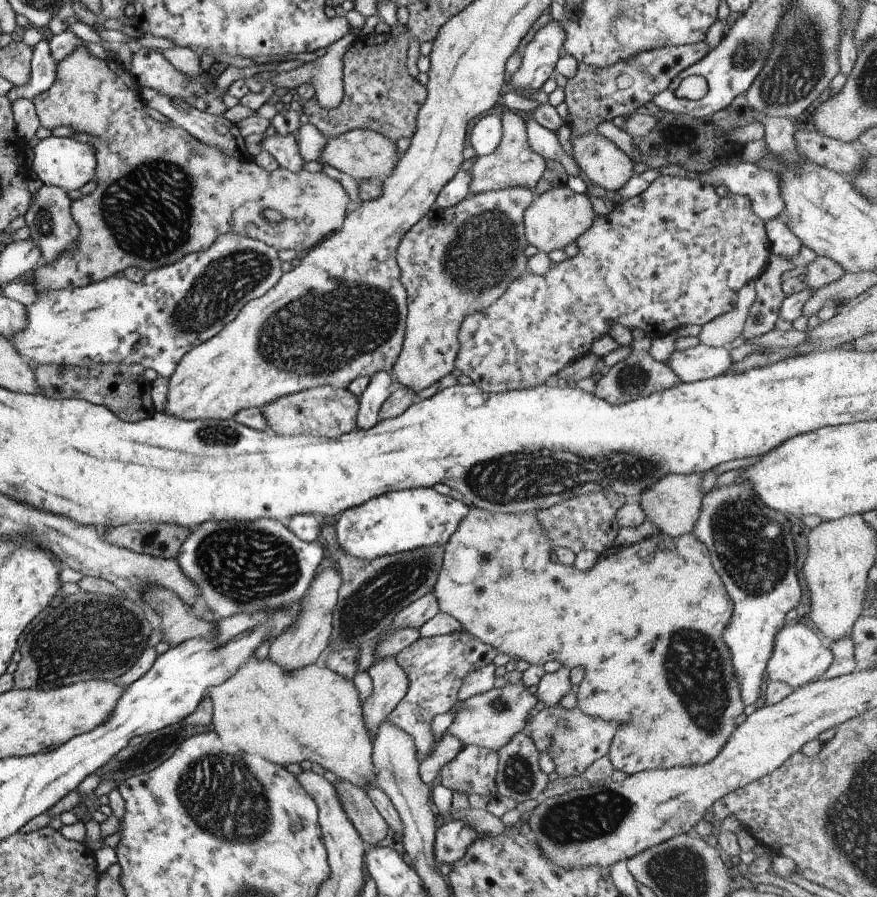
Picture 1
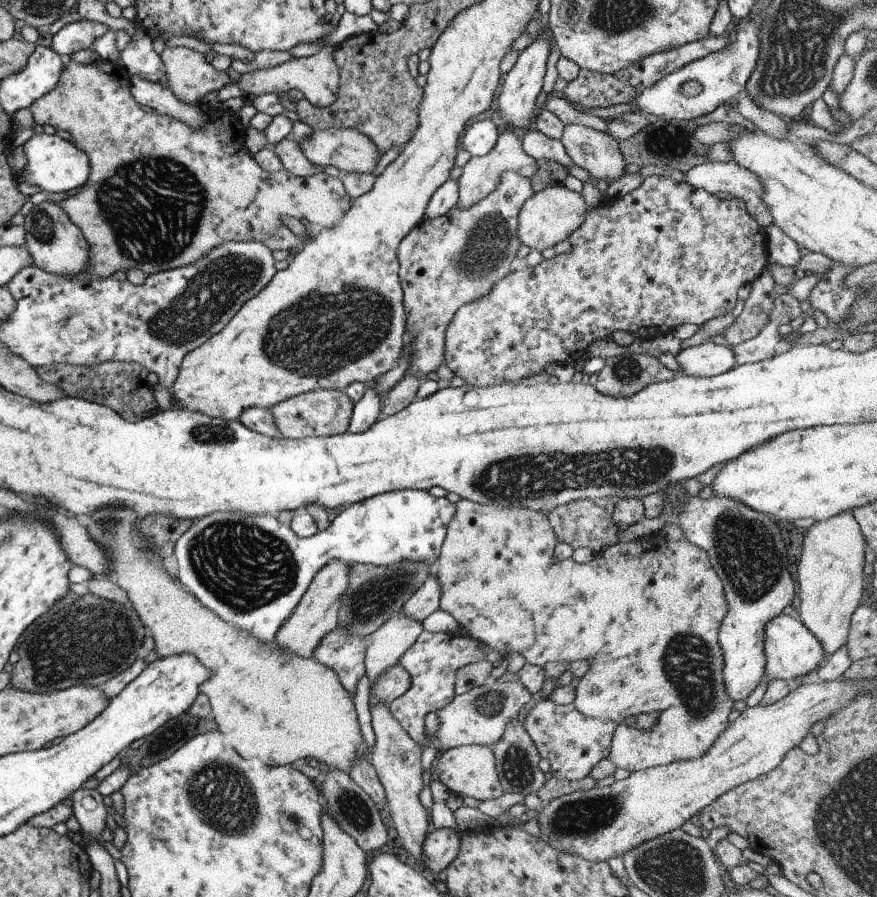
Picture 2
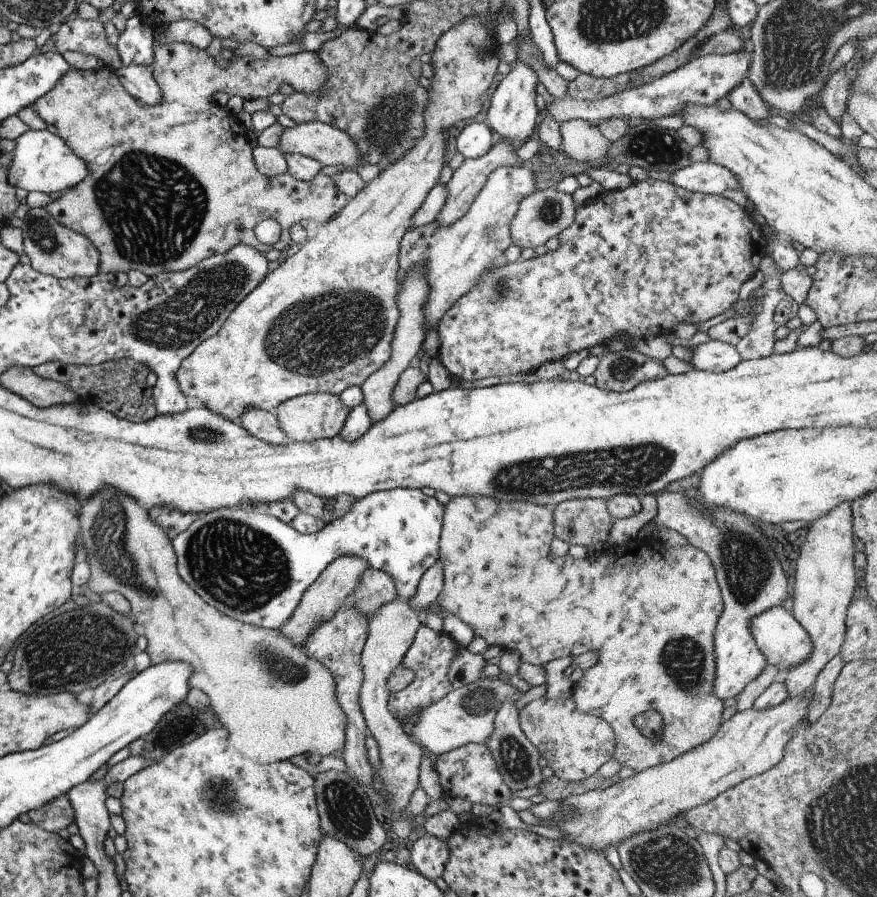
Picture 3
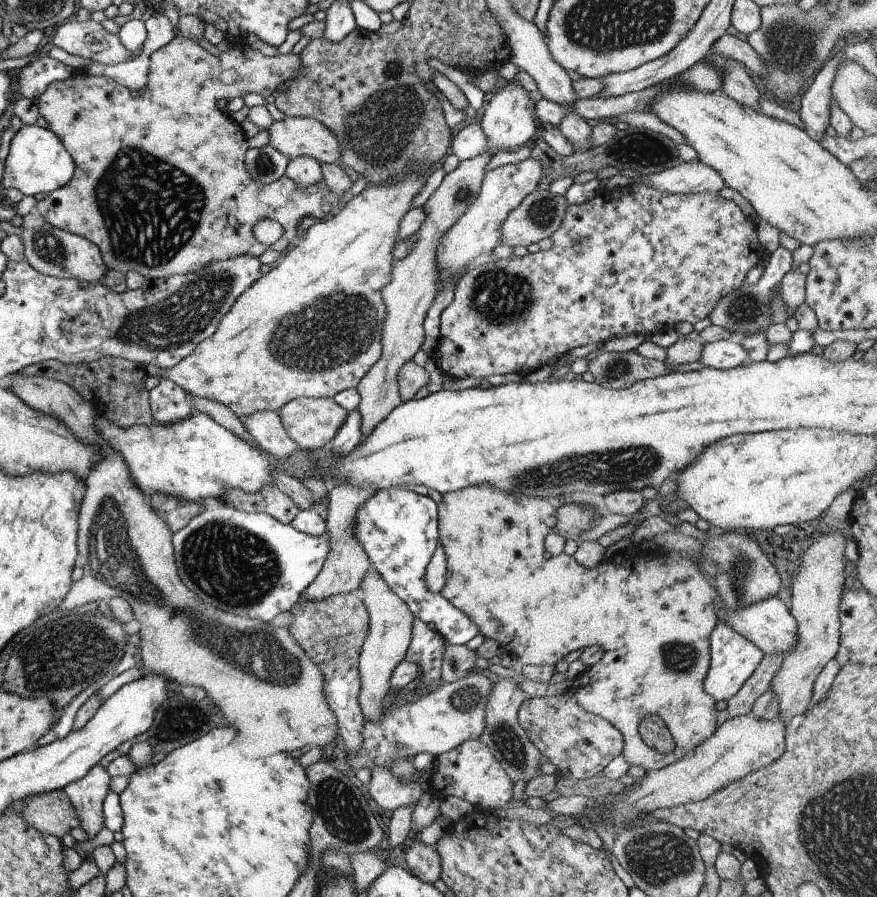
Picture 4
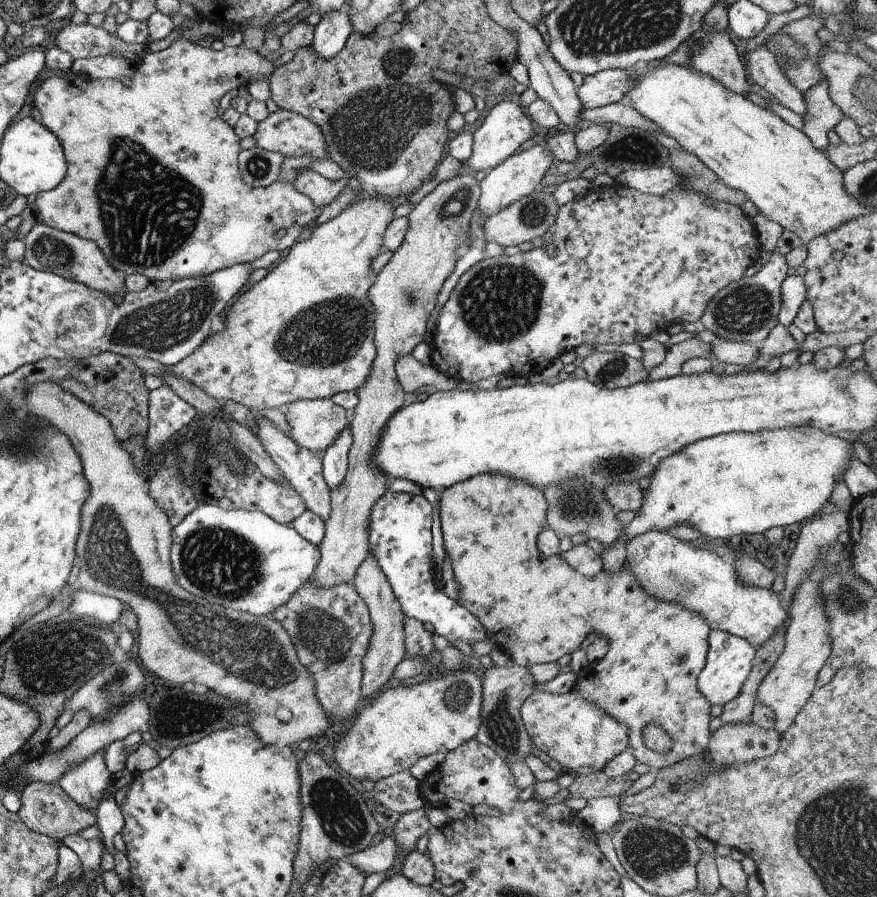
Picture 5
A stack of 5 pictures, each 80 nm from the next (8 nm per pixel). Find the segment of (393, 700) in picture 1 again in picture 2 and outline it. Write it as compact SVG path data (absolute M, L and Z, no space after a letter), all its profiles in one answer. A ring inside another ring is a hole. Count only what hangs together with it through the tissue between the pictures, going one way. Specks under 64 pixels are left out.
M395 664L377 676L375 684L371 686L368 700L381 702L389 707L395 698L405 694L405 690L409 689L409 684L409 674L399 664Z

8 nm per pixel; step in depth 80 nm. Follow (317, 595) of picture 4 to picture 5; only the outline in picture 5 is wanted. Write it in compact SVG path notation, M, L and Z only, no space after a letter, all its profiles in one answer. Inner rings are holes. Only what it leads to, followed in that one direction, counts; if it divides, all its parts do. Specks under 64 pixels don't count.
M463 165L459 168L459 174L437 184L429 194L425 194L405 216L407 230L399 247L374 276L373 284L367 290L375 314L372 339L375 357L367 380L354 391L357 405L349 414L352 442L347 473L341 486L330 490L331 512L324 522L324 536L318 546L320 558L312 575L313 582L319 588L331 588L335 584L352 581L359 564L367 556L367 550L370 550L367 536L369 514L390 480L377 466L373 466L373 452L381 440L381 430L407 401L407 395L395 377L395 362L397 358L410 354L424 339L426 322L436 304L437 294L468 242L469 221L476 211L479 194L474 174Z

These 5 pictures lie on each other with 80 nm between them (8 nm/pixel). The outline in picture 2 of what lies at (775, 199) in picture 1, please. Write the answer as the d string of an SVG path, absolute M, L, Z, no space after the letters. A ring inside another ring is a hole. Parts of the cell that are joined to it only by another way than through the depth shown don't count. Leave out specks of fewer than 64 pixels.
M706 162L689 168L689 170L683 172L683 174L685 184L689 184L691 188L705 190L705 192L711 195L723 193L729 194L731 197L741 198L749 216L751 216L761 228L771 225L771 214L769 214L769 210L765 208L765 204L761 202L763 184L761 184L761 180L759 180L753 172L741 168L741 166L733 164L733 162Z

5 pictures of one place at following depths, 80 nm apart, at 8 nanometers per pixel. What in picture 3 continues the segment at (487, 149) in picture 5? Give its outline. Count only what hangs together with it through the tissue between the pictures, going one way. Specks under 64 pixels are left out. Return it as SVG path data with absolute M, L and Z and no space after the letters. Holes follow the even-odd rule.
M515 59L510 64L509 72L504 74L493 94L490 95L490 104L485 116L485 124L495 134L496 140L506 140L511 144L519 144L528 139L531 134L535 134L540 113L535 107L535 85L538 82L537 74L527 64L519 59Z

